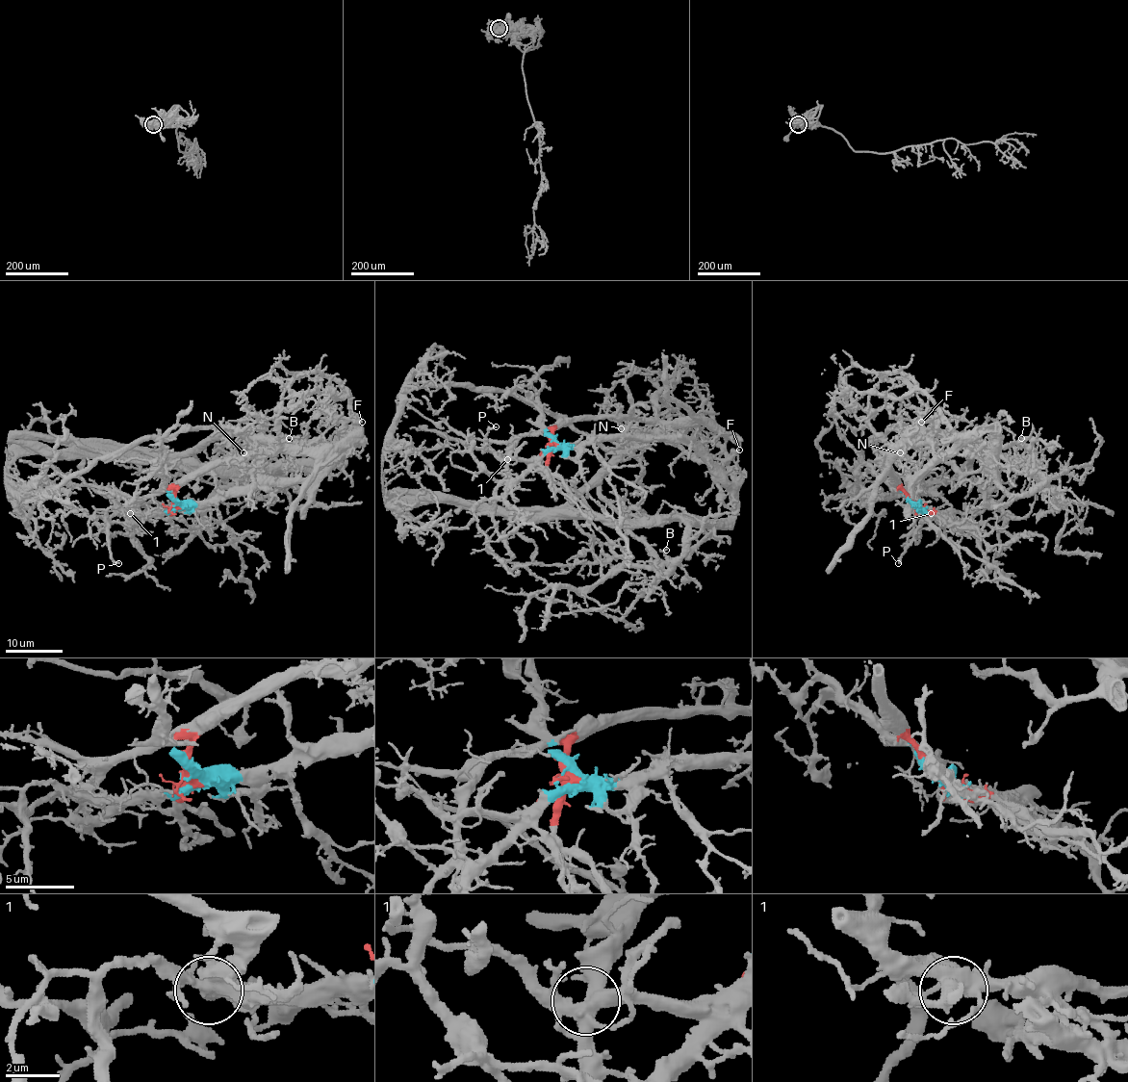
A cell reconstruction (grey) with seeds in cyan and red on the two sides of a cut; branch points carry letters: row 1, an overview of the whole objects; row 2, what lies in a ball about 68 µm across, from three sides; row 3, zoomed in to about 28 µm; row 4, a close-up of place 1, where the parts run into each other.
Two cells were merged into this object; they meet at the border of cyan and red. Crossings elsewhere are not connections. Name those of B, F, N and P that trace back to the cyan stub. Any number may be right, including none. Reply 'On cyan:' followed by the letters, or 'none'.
On cyan: P

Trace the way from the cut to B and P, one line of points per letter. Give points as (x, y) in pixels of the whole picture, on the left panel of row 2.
B: (173, 503), (173, 493), (191, 479), (256, 450), (241, 435), (224, 435), (273, 471), (292, 461), (289, 438)
P: (173, 503), (177, 508), (152, 514), (121, 511), (117, 506), (109, 508), (106, 524), (110, 556), (118, 562)

